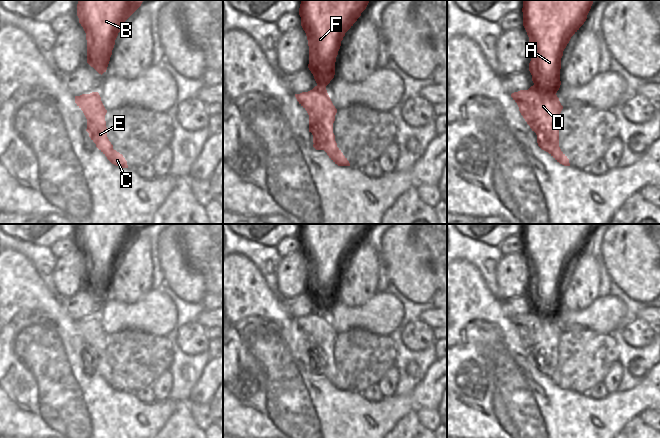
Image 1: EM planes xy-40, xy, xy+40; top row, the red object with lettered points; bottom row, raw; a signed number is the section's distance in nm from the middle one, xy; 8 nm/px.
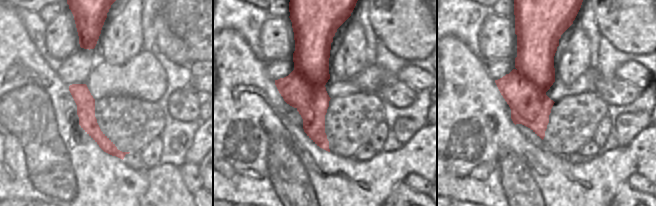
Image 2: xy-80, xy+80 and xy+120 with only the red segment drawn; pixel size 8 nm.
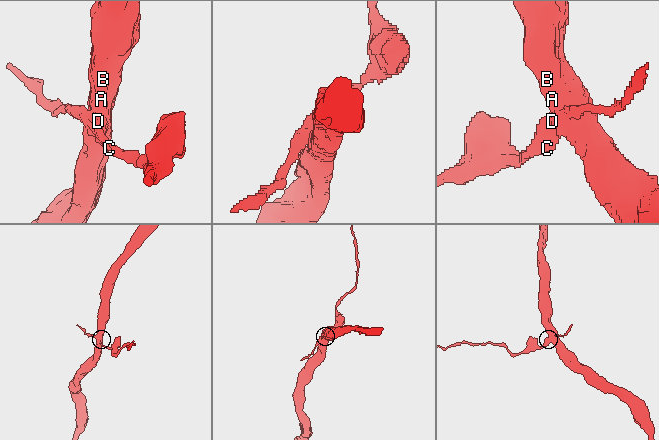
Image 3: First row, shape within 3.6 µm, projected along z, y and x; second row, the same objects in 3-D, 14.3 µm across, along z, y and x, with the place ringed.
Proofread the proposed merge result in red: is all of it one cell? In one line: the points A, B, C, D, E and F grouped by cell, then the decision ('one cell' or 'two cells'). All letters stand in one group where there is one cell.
groups A B F / C D E; two cells

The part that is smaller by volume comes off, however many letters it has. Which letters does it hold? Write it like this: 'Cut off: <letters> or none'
Cut off: C, D, E

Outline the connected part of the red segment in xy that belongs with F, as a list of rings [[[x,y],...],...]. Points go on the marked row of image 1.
[[[301,0],[299,15],[308,40],[308,68],[318,86],[326,87],[334,78],[341,41],[368,3],[369,0]]]

